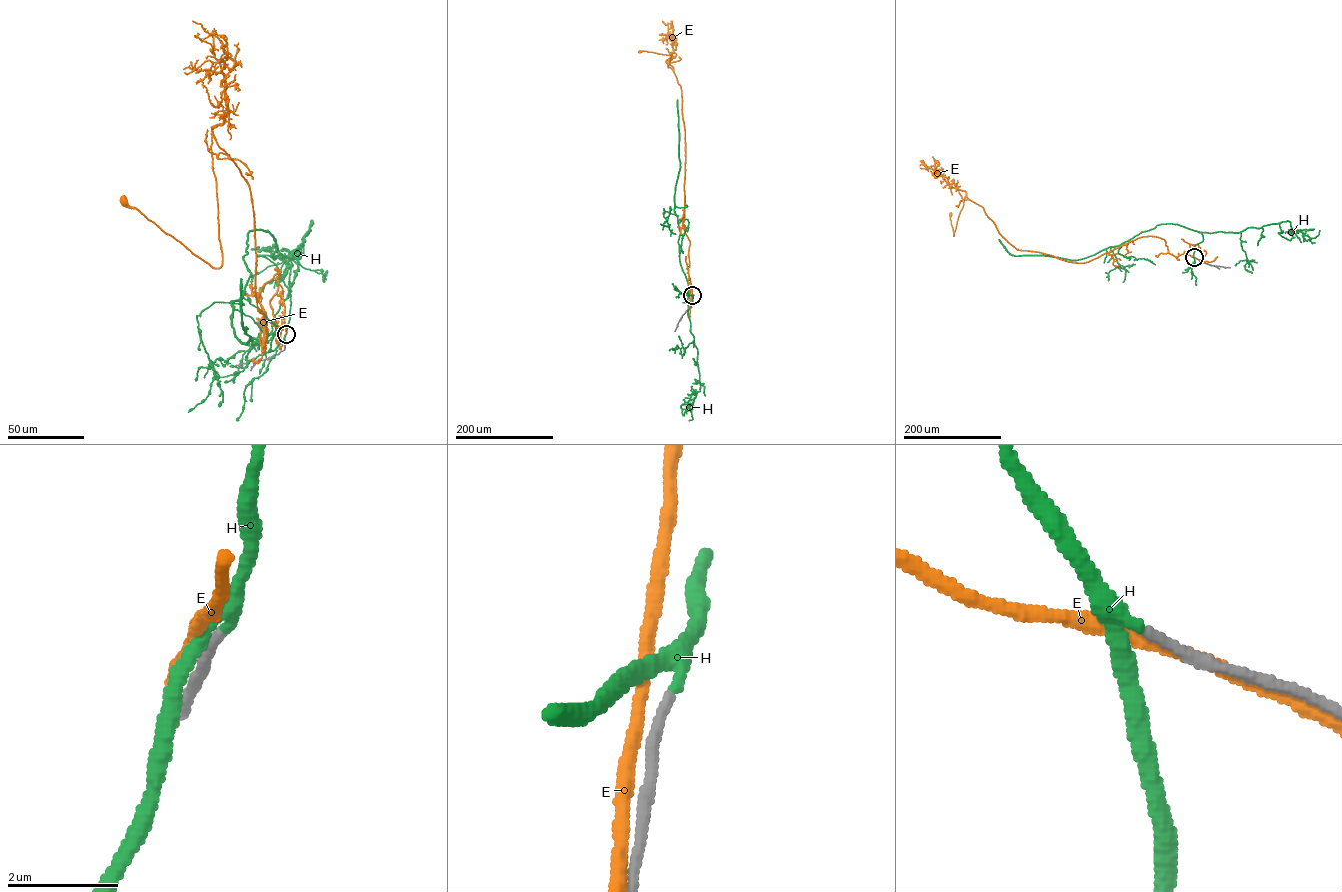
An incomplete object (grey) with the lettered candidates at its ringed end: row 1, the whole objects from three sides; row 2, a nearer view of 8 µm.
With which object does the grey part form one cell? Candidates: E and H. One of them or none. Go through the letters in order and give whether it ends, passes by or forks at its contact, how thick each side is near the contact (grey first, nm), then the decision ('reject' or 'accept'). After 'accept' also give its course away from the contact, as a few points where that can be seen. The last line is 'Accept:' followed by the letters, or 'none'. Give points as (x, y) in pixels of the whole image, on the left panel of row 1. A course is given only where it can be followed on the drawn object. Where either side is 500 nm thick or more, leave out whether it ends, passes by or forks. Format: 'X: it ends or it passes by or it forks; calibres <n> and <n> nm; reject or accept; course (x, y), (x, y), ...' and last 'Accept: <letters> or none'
E: it passes by; calibres 280 and 240 nm; reject
H: it passes by; calibres 180 and 240 nm; accept; course (285, 334), (268, 231), (248, 233), (251, 275), (231, 303), (246, 343), (241, 279)
Accept: H

